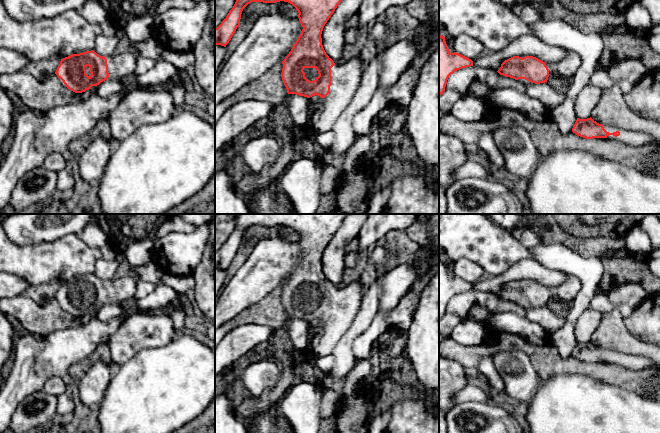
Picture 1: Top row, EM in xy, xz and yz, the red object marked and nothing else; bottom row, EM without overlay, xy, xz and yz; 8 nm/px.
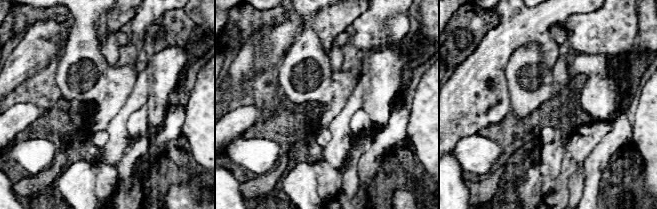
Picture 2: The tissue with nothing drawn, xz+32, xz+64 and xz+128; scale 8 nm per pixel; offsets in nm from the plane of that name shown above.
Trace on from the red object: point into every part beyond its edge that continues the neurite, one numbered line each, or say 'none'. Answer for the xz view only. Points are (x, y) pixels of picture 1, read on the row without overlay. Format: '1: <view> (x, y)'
1: xz (346, 302)

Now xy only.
1: xy (121, 289)

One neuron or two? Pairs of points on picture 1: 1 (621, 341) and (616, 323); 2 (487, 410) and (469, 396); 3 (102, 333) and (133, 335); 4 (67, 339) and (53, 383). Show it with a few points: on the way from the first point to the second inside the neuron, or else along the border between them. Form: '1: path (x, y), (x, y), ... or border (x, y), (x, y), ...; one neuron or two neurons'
1: path (617, 337), (616, 327); one neuron
2: border (490, 400), (485, 402), (458, 402), (454, 405); two neurons
3: border (123, 321), (105, 342); two neurons
4: border (61, 377), (51, 376), (41, 389); two neurons

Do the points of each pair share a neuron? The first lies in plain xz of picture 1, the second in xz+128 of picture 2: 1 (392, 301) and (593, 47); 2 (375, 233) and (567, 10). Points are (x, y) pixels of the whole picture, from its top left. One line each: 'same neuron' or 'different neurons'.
1: different neurons
2: different neurons

